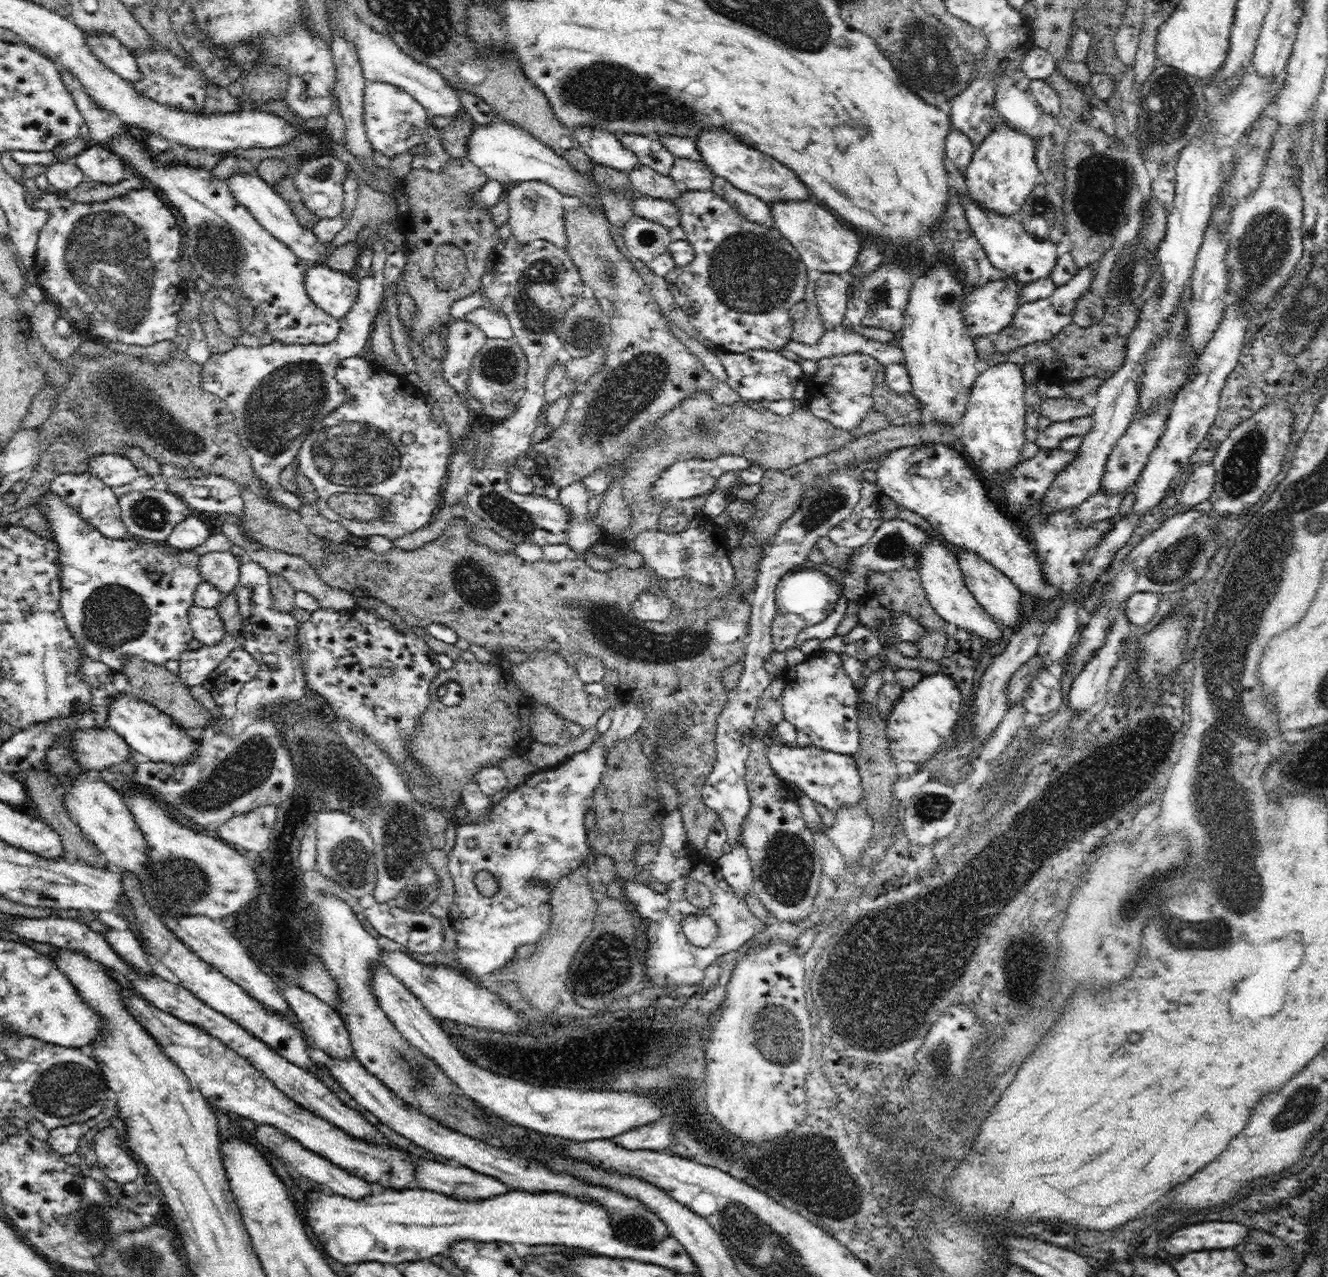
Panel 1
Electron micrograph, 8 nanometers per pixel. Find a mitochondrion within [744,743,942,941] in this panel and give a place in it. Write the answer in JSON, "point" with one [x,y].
{"point":[787,868]}

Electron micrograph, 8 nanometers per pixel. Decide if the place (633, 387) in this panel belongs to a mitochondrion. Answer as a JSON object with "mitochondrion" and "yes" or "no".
{"mitochondrion":"yes"}

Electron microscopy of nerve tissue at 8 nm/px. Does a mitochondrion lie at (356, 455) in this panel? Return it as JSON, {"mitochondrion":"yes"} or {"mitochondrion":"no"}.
{"mitochondrion":"yes"}

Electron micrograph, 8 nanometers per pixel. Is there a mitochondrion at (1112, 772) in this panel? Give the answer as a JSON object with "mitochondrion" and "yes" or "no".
{"mitochondrion":"yes"}

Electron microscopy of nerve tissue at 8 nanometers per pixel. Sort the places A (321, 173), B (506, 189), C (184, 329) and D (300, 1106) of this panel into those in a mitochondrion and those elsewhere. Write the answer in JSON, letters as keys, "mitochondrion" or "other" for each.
{"A":"mitochondrion","B":"other","C":"other","D":"other"}

